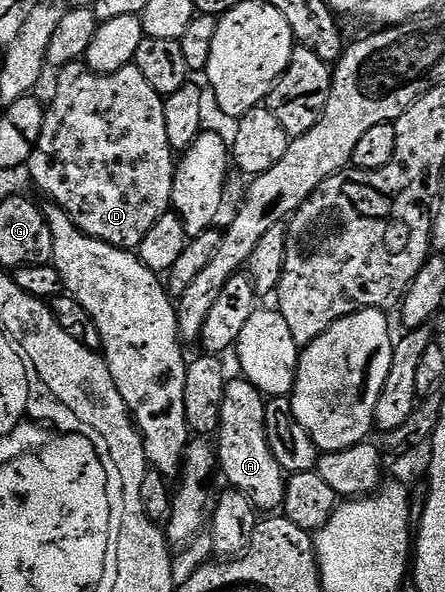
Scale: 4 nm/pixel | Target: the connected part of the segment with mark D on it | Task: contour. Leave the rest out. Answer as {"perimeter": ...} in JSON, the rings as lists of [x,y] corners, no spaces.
{"perimeter":[[[84,62],[72,63],[60,68],[58,75],[61,76],[57,79],[57,92],[54,93],[53,100],[48,100],[45,108],[43,133],[39,133],[37,148],[33,150],[33,155],[28,162],[32,186],[38,187],[49,198],[49,201],[64,209],[71,217],[73,224],[83,233],[87,233],[99,241],[107,241],[116,247],[140,248],[143,237],[147,237],[147,232],[151,230],[151,225],[155,225],[155,221],[159,221],[159,217],[167,214],[173,202],[175,152],[171,141],[167,141],[167,117],[165,116],[164,98],[158,91],[151,89],[147,77],[143,77],[143,73],[139,73],[139,69],[132,65],[119,69],[110,75],[97,75],[88,70]]]}

